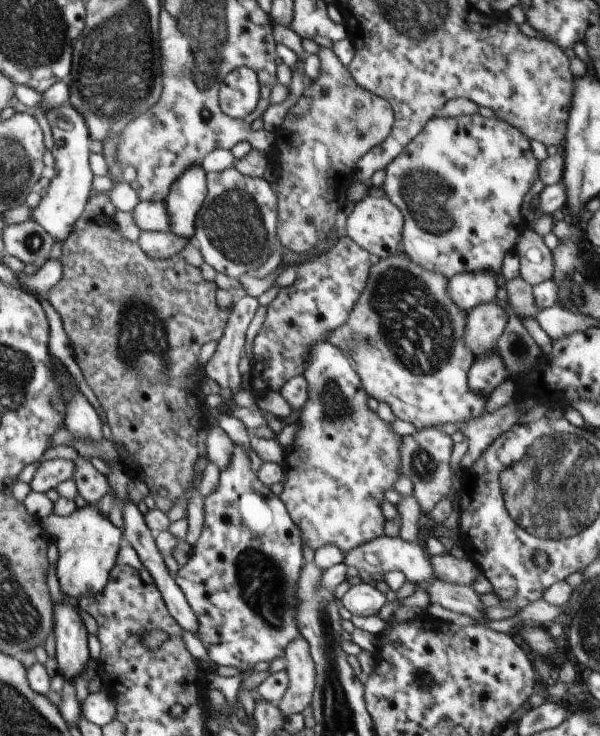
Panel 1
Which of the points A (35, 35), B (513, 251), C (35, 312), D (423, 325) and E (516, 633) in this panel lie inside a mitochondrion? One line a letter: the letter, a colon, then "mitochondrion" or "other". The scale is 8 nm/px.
A: mitochondrion
B: other
C: other
D: mitochondrion
E: other

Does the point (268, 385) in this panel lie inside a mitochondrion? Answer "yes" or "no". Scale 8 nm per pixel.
no

